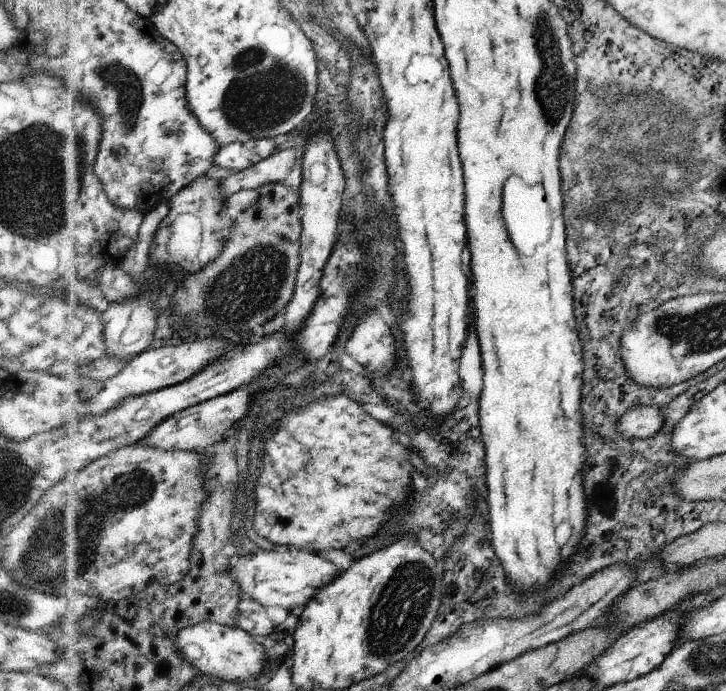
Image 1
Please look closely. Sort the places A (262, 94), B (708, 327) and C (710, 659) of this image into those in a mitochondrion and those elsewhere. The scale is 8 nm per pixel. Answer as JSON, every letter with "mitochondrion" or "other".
{"A":"mitochondrion","B":"mitochondrion","C":"mitochondrion"}

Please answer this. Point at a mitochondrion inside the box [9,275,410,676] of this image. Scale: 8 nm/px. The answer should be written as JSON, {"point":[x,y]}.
{"point":[62,553]}

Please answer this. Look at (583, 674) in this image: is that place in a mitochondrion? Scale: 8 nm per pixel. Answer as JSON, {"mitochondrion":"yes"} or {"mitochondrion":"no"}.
{"mitochondrion":"no"}

